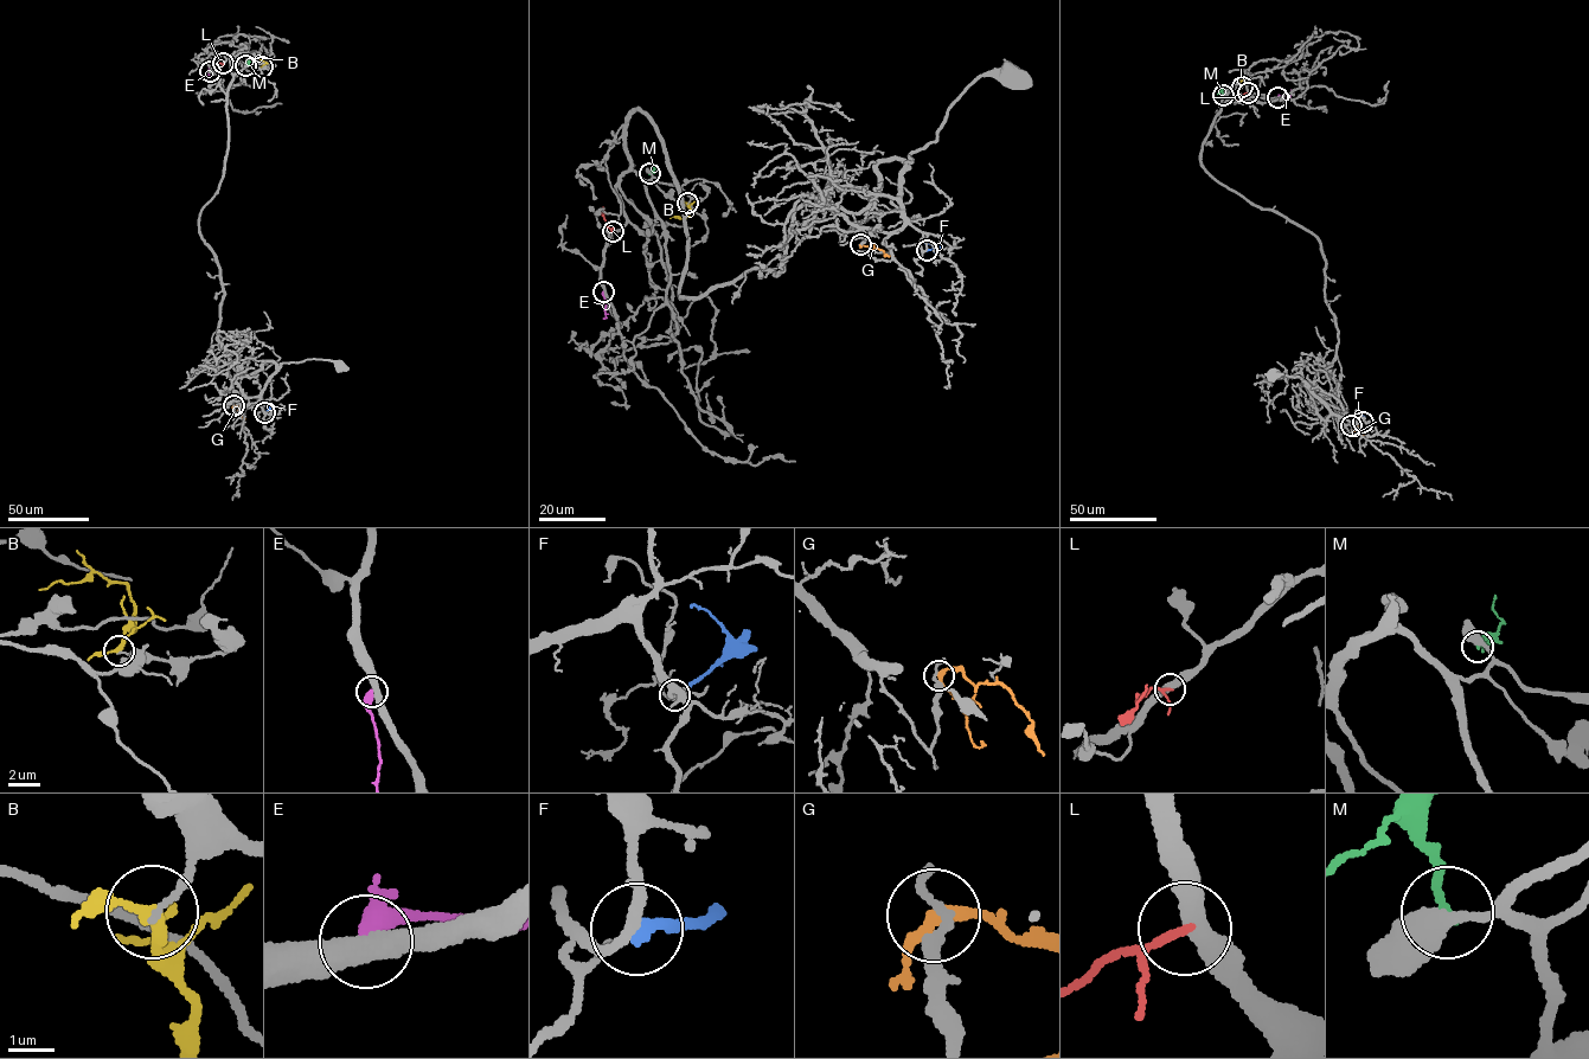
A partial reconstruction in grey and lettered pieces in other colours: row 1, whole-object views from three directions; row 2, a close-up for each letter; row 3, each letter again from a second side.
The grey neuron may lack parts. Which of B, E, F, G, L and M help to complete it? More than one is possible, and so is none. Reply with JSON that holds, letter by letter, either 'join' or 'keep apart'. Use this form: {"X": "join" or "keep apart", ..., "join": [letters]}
{"B": "keep apart", "E": "keep apart", "F": "keep apart", "G": "keep apart", "L": "keep apart", "M": "keep apart", "join": []}

